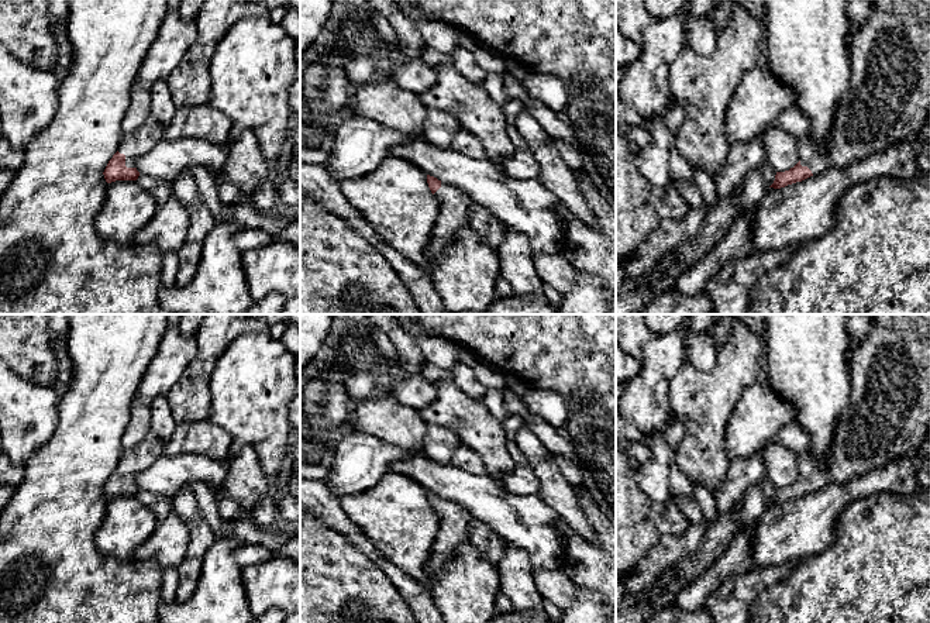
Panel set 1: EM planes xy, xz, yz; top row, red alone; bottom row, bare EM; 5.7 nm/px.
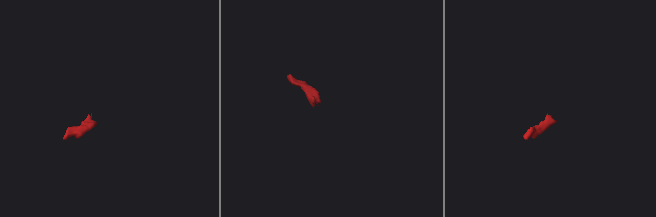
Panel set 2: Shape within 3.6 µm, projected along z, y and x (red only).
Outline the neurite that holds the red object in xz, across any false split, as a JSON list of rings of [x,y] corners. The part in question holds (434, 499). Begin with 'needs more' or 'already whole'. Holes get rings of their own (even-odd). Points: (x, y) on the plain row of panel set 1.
needs more; [[[427,491],[427,499],[440,523],[426,565],[427,584],[430,584],[450,561],[454,551],[469,543],[469,523],[473,517],[466,507],[434,492]]]

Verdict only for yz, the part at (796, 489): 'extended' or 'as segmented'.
extended

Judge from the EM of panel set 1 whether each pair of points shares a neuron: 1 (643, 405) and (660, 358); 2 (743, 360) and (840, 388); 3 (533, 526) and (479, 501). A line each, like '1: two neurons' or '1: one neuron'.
1: one neuron
2: two neurons
3: one neuron

